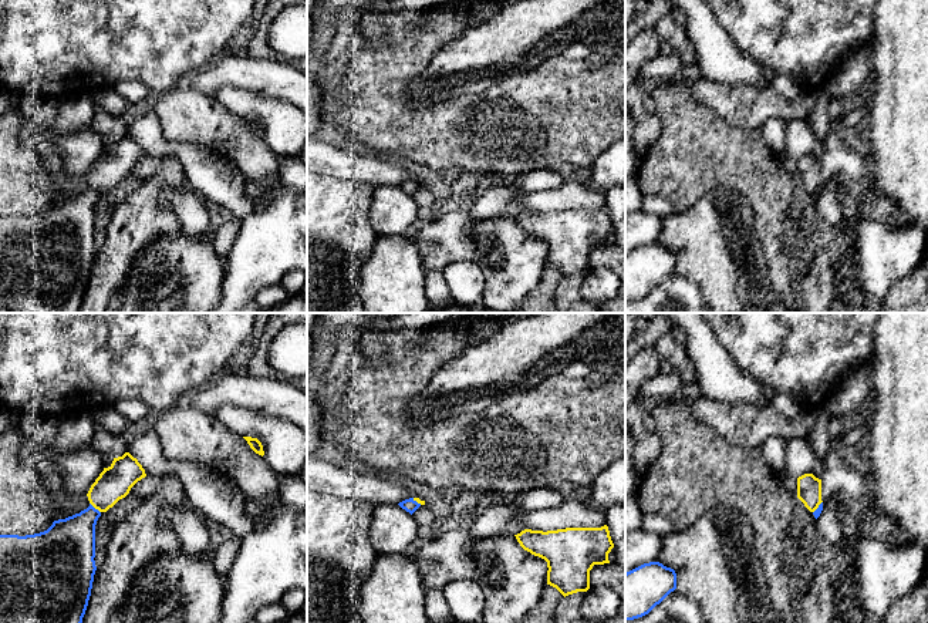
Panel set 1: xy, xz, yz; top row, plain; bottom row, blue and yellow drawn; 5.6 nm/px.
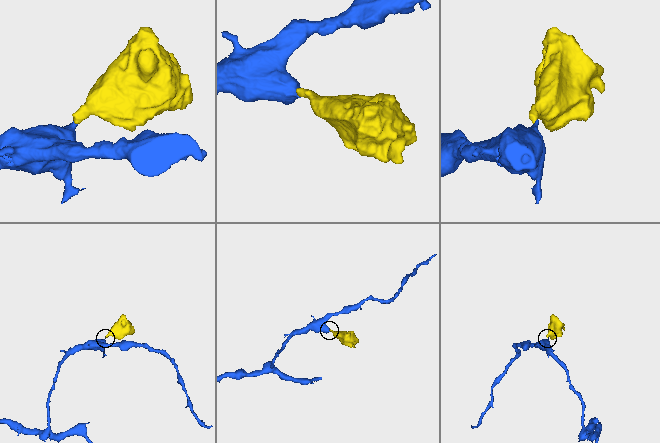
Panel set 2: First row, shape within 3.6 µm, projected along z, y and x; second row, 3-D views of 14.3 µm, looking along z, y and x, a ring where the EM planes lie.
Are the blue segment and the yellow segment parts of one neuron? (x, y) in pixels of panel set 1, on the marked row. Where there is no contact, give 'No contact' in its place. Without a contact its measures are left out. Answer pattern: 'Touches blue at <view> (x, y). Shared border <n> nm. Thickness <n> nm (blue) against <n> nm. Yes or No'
Touches blue at xy (94, 508). Shared border 90 nm. Thickness 300 nm (blue) against 190 nm. No

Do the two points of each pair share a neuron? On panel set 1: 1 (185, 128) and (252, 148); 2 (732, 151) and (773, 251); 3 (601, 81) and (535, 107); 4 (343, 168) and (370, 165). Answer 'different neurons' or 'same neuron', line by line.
1: same neuron
2: same neuron
3: same neuron
4: same neuron

